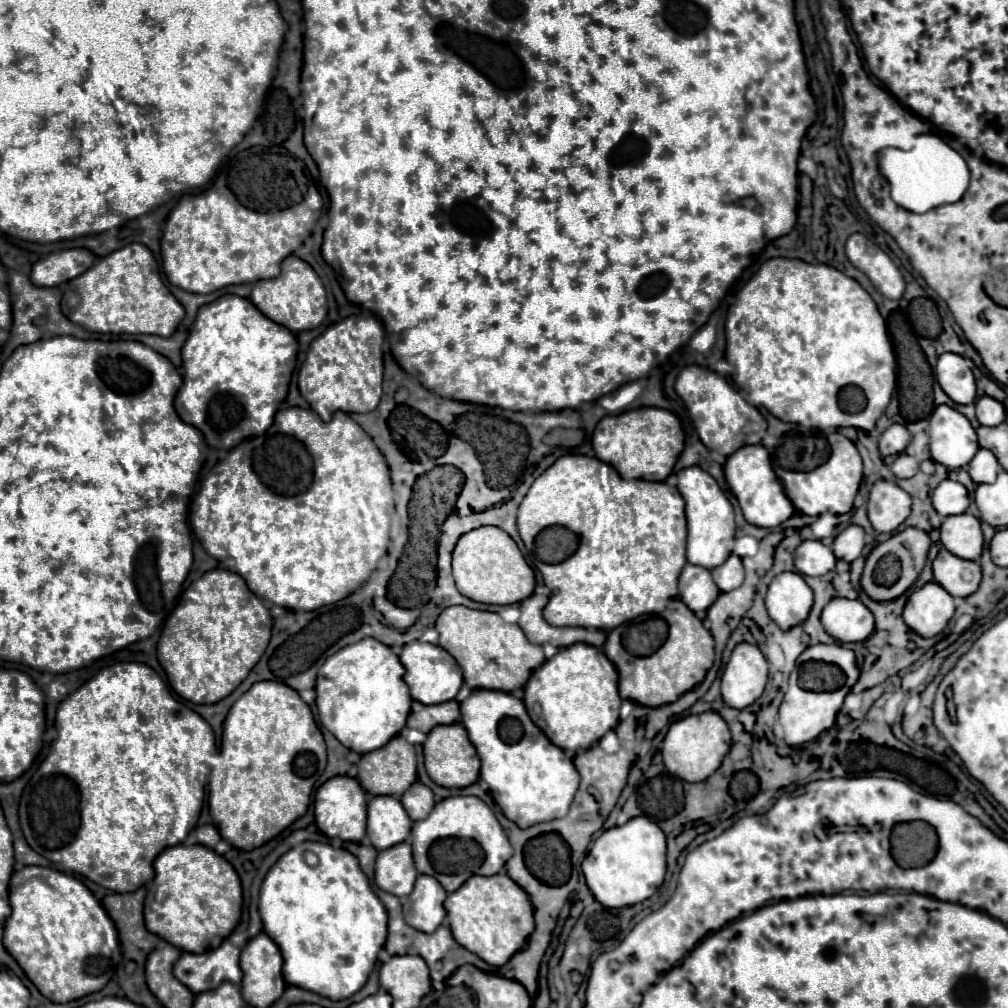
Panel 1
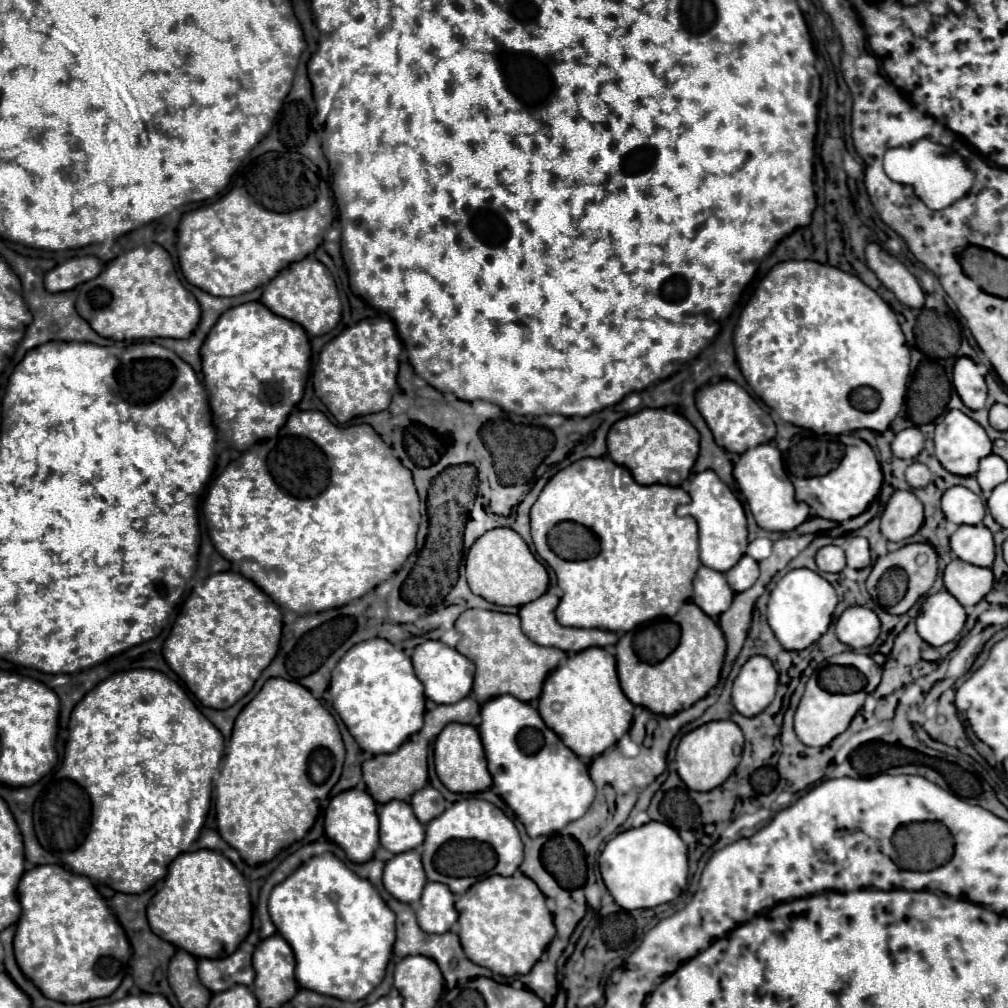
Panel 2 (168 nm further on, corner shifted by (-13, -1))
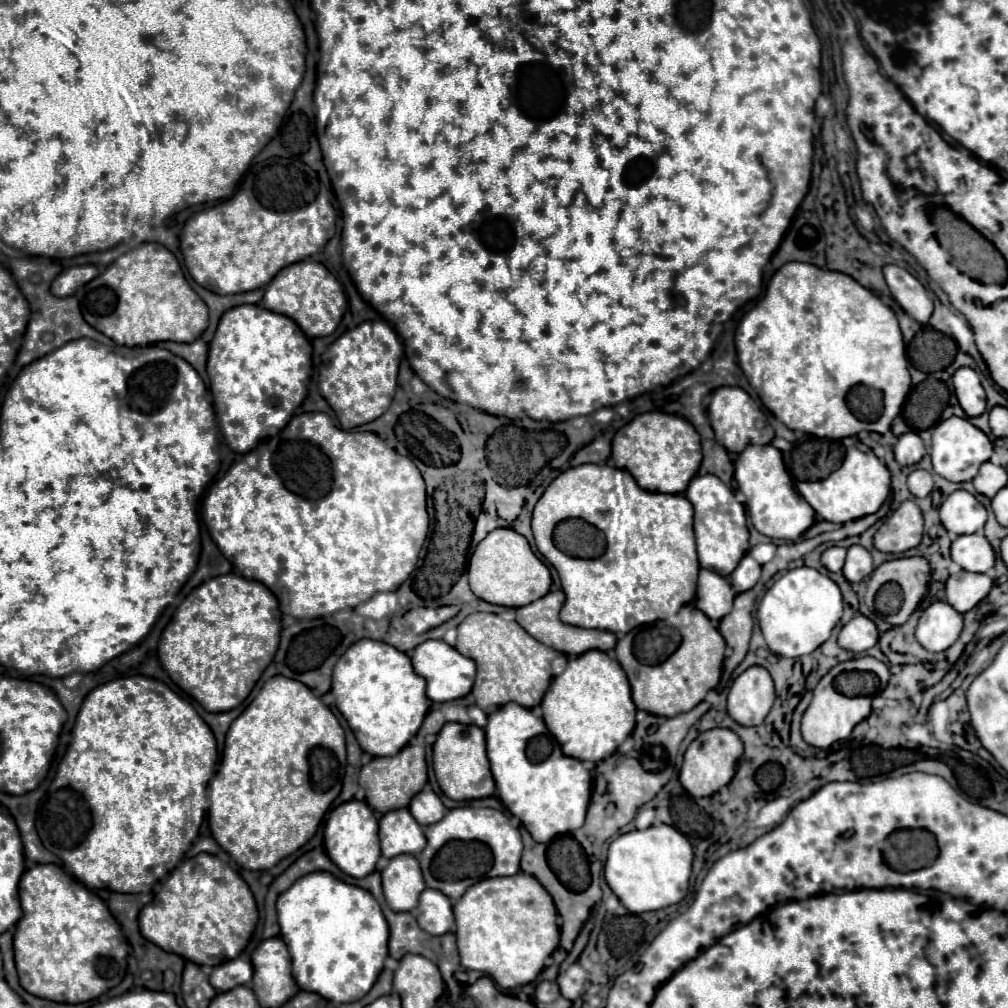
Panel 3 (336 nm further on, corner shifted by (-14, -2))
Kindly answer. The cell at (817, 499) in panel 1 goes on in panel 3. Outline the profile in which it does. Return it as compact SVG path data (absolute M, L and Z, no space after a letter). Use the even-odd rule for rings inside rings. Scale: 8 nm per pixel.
M860 442L849 444L839 469L831 477L817 481L797 482L796 488L801 497L815 509L815 513L831 523L847 523L865 515L875 513L889 495L889 471L883 461L875 457L870 448Z

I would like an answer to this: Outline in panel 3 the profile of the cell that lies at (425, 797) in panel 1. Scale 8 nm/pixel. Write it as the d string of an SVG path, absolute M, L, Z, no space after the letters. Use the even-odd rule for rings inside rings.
M423 789L419 791L411 803L409 803L411 815L419 821L419 825L431 825L441 821L441 817L445 815L445 807L441 803L441 799L431 791L431 789Z

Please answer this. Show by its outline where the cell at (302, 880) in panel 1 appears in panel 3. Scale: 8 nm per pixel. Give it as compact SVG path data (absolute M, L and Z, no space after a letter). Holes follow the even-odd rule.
M313 871L297 879L277 897L277 919L281 927L281 939L289 947L293 959L293 977L303 991L319 993L321 997L337 1003L351 1003L369 993L389 953L389 925L379 903L367 889L345 883L329 871Z

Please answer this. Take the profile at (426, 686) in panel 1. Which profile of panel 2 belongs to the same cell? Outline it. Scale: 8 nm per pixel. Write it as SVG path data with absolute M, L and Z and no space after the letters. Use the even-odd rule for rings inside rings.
M426 640L424 644L414 648L412 664L416 676L424 684L424 694L436 704L456 704L458 700L466 698L472 690L474 680L474 664L466 656L462 656L458 650L446 646L440 640Z

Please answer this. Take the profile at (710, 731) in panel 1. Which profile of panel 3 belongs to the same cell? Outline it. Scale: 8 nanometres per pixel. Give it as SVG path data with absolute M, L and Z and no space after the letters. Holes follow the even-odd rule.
M723 727L705 731L705 733L697 735L691 741L691 745L687 747L687 751L683 755L683 767L679 771L679 781L689 791L689 795L709 797L733 779L741 757L743 757L743 743L737 737L737 733L733 733L731 729L723 729Z

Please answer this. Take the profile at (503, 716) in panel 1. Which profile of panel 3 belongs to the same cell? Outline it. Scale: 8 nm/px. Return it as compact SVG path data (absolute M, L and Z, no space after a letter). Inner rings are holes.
M505 703L497 711L489 715L489 723L485 727L487 739L487 757L491 761L491 771L495 777L495 797L509 813L519 817L521 825L531 833L531 837L539 843L551 841L557 835L579 829L585 823L585 813L589 806L593 791L593 777L579 759L565 757L561 745L549 733L541 717L535 717L527 707L519 703Z

